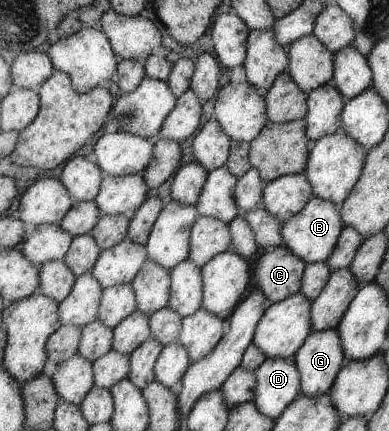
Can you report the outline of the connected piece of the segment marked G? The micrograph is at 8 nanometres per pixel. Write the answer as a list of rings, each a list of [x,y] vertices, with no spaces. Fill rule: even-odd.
[[[337,327],[313,331],[293,358],[302,376],[301,393],[310,397],[327,394],[348,362],[347,356]]]

